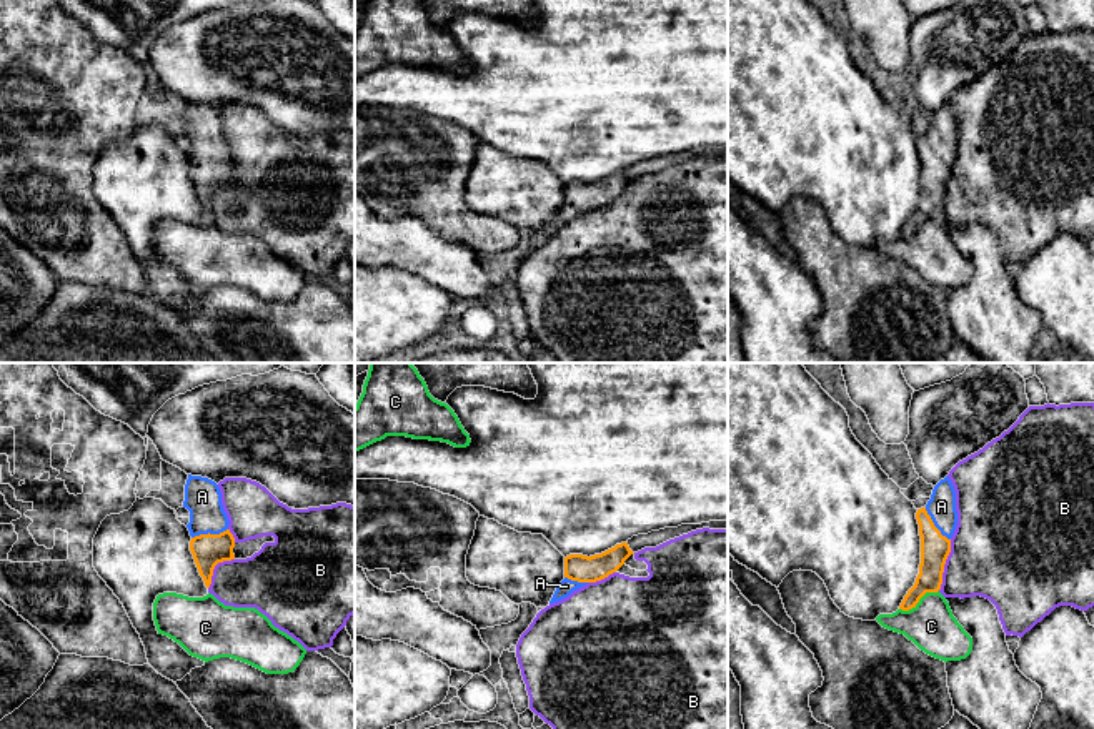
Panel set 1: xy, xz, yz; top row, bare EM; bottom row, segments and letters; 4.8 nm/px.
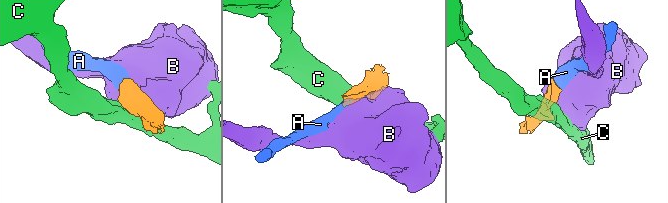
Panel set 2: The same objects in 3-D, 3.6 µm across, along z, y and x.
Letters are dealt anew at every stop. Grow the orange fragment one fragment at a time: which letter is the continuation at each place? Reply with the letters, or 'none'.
A

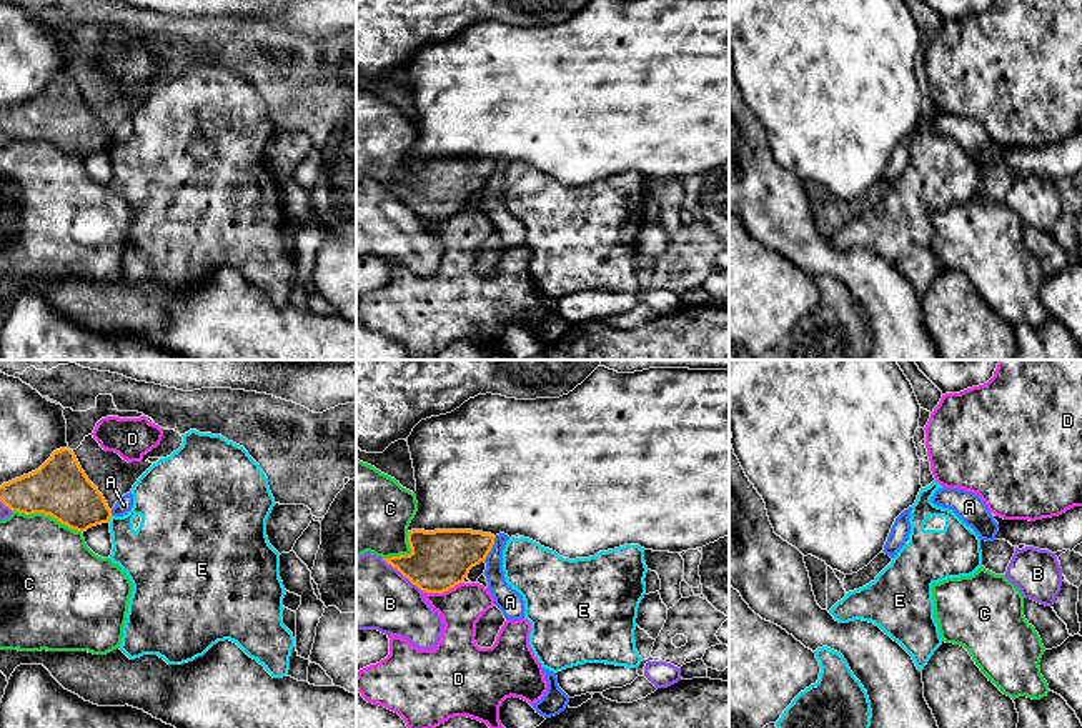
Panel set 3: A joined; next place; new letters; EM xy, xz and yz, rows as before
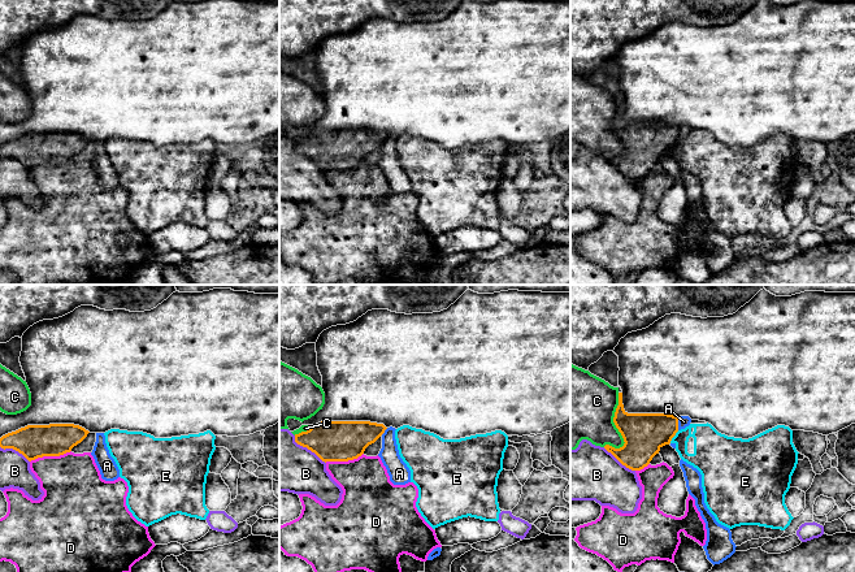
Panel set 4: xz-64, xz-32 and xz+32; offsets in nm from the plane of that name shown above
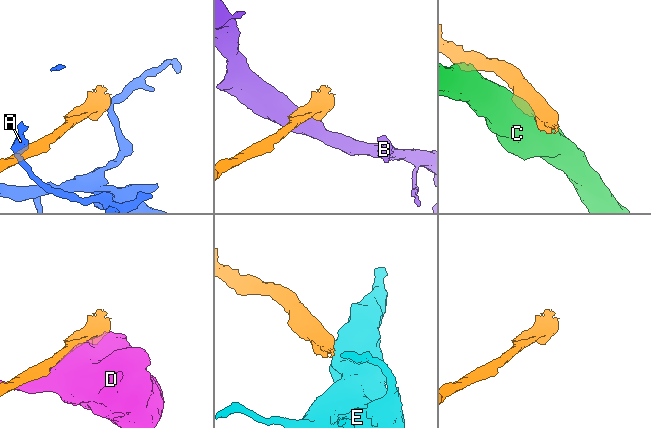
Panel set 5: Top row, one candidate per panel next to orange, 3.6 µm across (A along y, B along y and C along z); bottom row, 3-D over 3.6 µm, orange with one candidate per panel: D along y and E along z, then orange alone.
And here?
none

